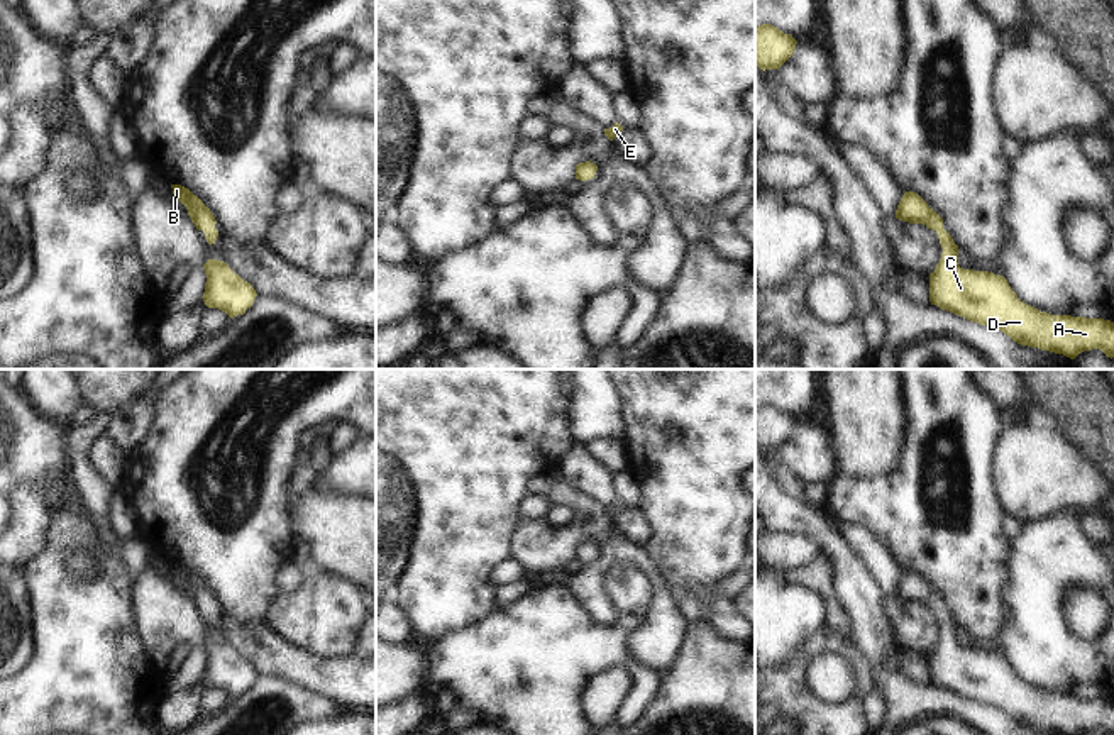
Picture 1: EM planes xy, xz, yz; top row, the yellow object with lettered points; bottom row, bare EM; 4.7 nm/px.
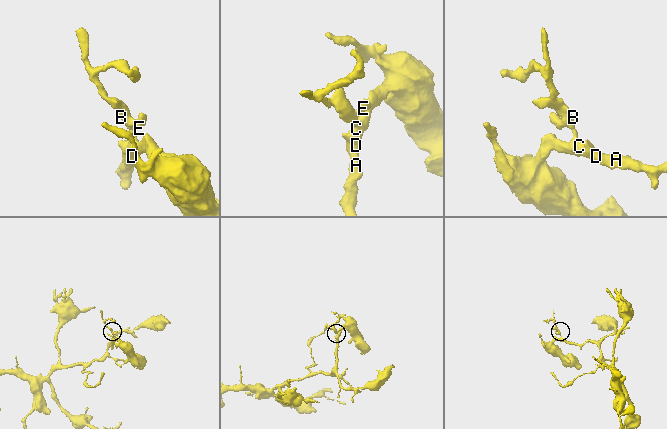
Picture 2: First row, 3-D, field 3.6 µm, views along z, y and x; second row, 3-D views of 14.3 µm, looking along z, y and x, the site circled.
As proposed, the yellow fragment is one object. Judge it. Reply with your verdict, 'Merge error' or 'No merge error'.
No merge error

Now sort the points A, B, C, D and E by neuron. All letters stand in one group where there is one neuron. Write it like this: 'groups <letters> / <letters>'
groups A B C D E

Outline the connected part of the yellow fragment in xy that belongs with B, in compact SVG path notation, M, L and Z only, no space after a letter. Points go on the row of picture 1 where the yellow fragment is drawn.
M171 185L173 195L186 207L188 215L198 230L205 232L207 242L212 246L218 237L218 230L215 229L215 217L210 208L188 188L181 185Z

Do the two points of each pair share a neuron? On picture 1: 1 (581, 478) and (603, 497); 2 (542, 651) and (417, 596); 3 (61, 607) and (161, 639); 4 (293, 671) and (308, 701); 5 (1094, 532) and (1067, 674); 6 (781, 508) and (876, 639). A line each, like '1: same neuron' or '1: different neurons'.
1: same neuron
2: different neurons
3: different neurons
4: different neurons
5: different neurons
6: same neuron

